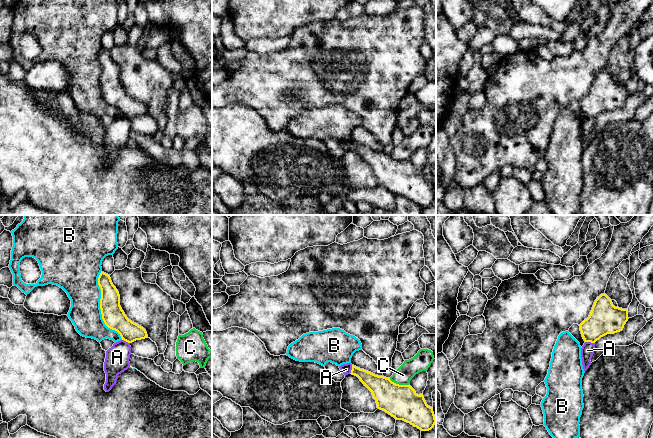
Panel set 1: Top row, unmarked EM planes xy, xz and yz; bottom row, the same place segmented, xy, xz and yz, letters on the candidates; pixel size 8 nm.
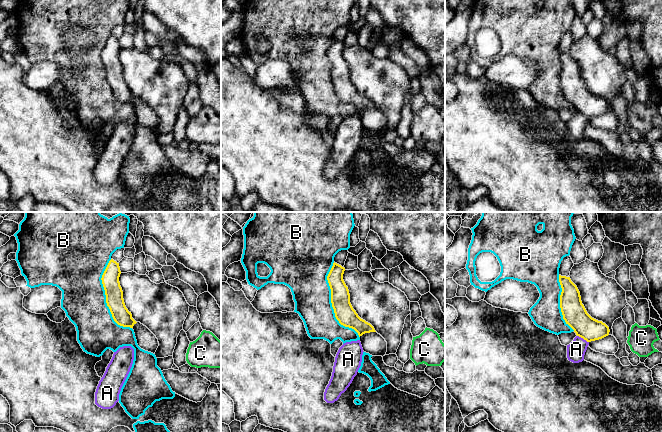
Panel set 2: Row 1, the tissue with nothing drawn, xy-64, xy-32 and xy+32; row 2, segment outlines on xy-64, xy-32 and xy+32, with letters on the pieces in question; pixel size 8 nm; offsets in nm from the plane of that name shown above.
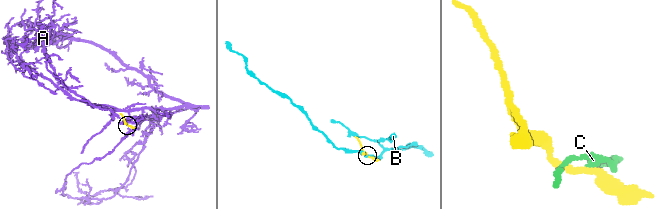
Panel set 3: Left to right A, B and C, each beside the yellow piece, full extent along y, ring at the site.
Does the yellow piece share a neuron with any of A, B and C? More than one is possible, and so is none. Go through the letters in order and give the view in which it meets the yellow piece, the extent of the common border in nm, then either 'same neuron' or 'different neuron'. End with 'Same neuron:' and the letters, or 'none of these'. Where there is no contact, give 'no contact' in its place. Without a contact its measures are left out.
A: yz | 80 nm | different neuron
B: xy | 600 nm | different neuron
C: xz | 170 nm | different neuron
Same neuron: none of these

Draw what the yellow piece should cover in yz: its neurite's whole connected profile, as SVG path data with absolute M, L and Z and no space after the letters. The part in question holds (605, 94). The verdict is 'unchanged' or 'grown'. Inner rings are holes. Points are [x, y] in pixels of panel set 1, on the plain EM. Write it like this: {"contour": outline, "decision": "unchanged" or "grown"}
{"contour": "M604 69L597 73L589 93L579 102L584 117L595 119L607 110L622 107L628 95L628 85L615 83Z", "decision": "unchanged"}

